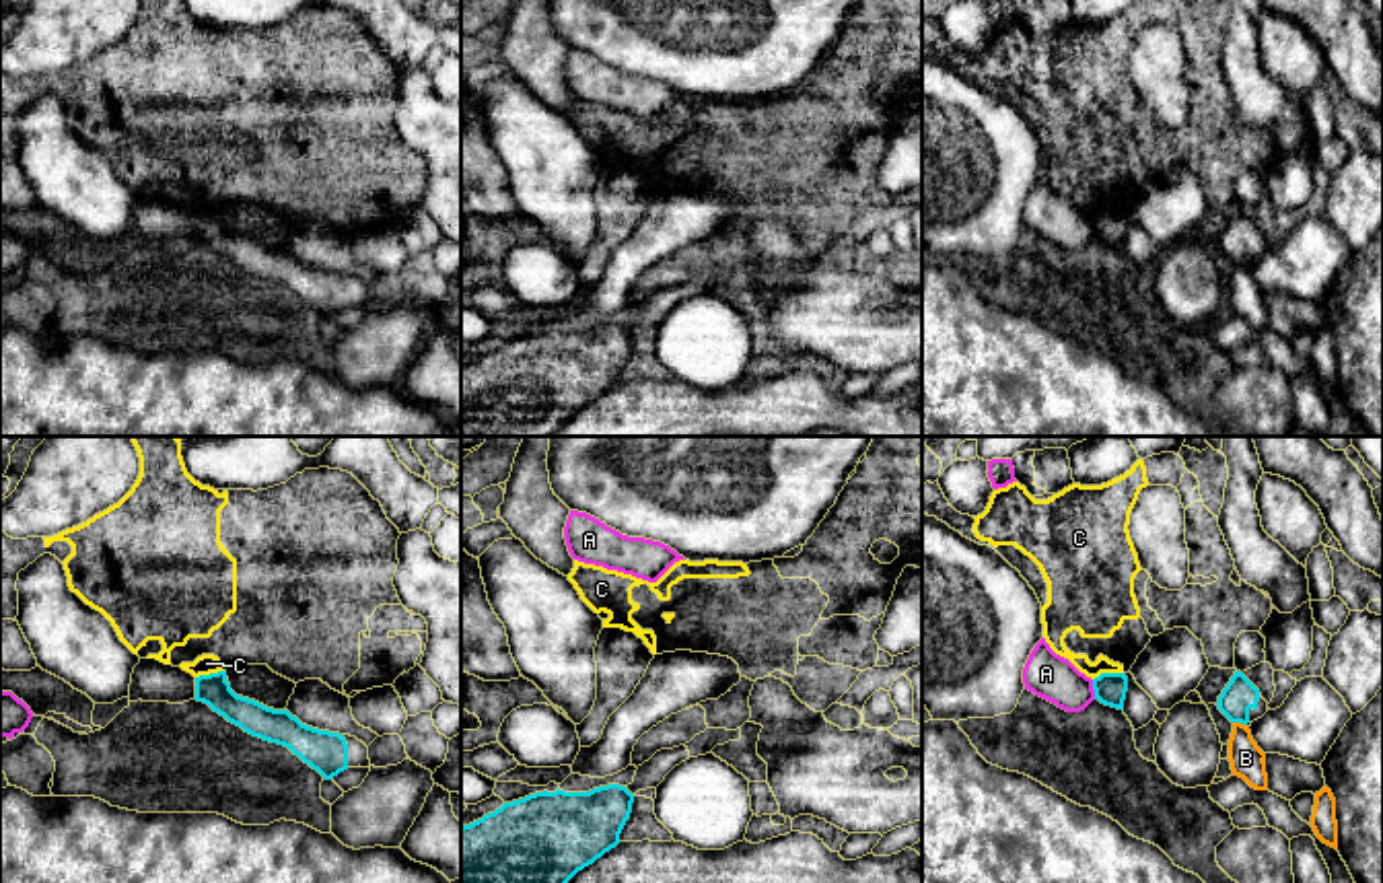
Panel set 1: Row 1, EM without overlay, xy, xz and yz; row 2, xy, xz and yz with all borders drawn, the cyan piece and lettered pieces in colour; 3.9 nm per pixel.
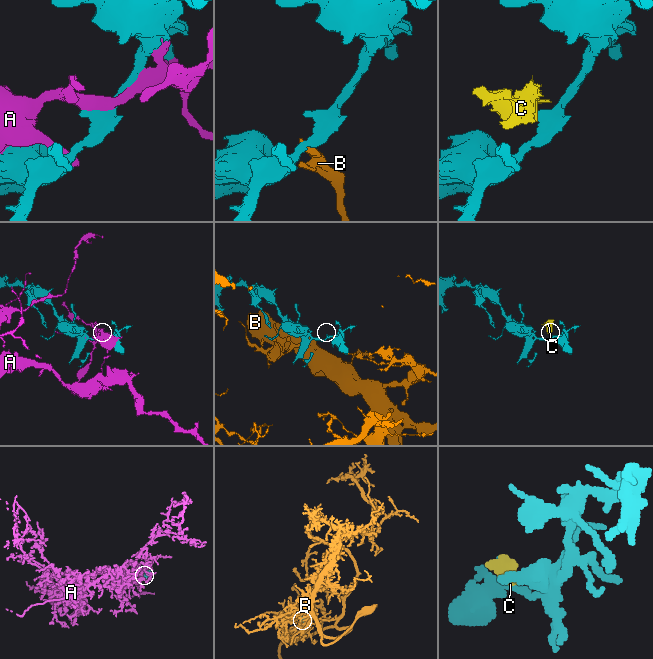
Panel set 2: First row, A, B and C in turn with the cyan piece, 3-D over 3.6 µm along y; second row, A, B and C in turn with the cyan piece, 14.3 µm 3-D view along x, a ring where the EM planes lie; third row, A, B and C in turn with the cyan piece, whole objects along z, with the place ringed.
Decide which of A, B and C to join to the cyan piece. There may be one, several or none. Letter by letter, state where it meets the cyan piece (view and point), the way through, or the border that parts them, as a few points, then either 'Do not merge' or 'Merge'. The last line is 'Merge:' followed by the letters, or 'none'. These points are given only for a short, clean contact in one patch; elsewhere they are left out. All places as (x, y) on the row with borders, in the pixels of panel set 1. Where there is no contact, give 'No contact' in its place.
A: Touches cyan at yz (1093, 688). Do not merge
B: Touches cyan at yz (1239, 721). Boundary: yz (1233, 721), (1244, 725). Do not merge
C: Touches cyan at yz (1108, 674). Boundary: yz (1122, 672), (1102, 672), (1093, 680). Do not merge
Merge: none

